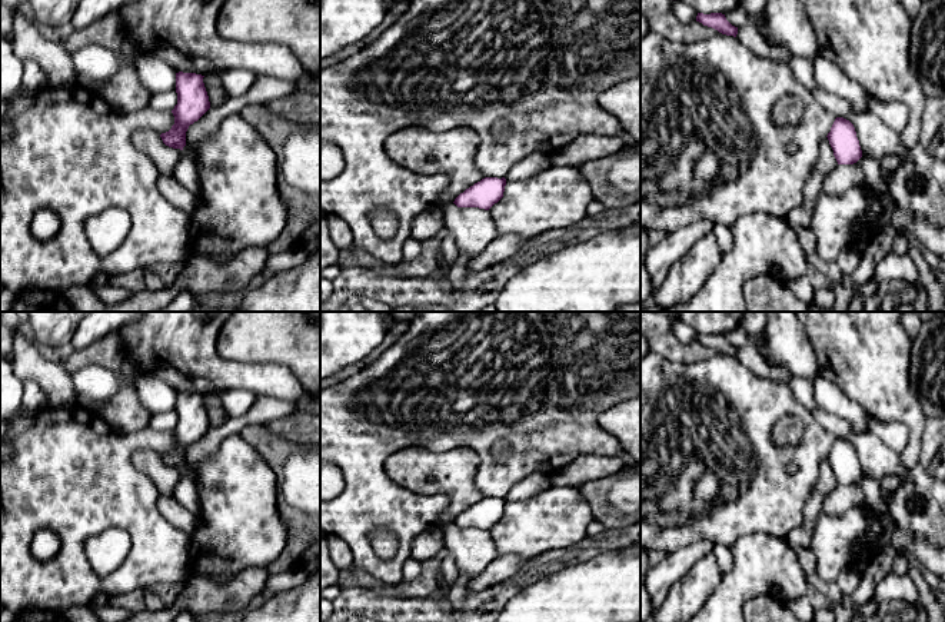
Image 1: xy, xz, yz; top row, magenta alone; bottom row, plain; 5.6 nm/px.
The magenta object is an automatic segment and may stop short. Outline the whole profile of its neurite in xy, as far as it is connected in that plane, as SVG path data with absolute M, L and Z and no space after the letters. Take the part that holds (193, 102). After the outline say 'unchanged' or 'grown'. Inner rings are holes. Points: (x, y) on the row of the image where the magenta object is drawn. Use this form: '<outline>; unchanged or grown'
M176 73L177 104L172 110L174 124L169 132L160 134L166 146L183 150L189 126L210 109L203 77L196 73Z; unchanged

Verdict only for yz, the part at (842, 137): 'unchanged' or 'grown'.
unchanged

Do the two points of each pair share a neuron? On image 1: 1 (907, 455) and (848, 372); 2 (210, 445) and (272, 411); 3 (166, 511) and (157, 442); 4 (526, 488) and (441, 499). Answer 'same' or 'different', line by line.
1: same
2: same
3: different
4: different

